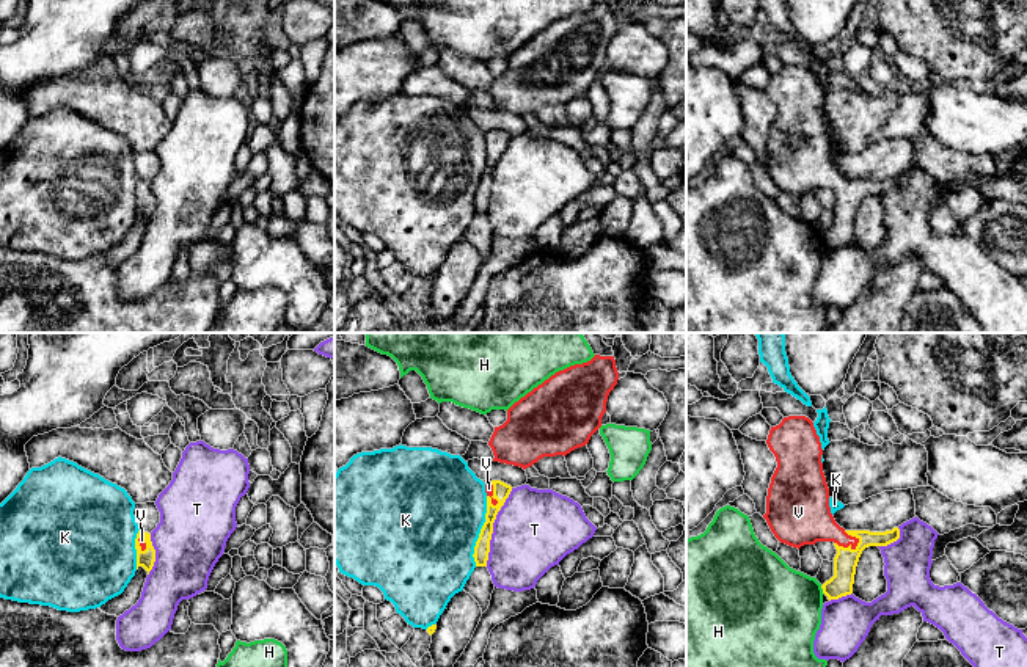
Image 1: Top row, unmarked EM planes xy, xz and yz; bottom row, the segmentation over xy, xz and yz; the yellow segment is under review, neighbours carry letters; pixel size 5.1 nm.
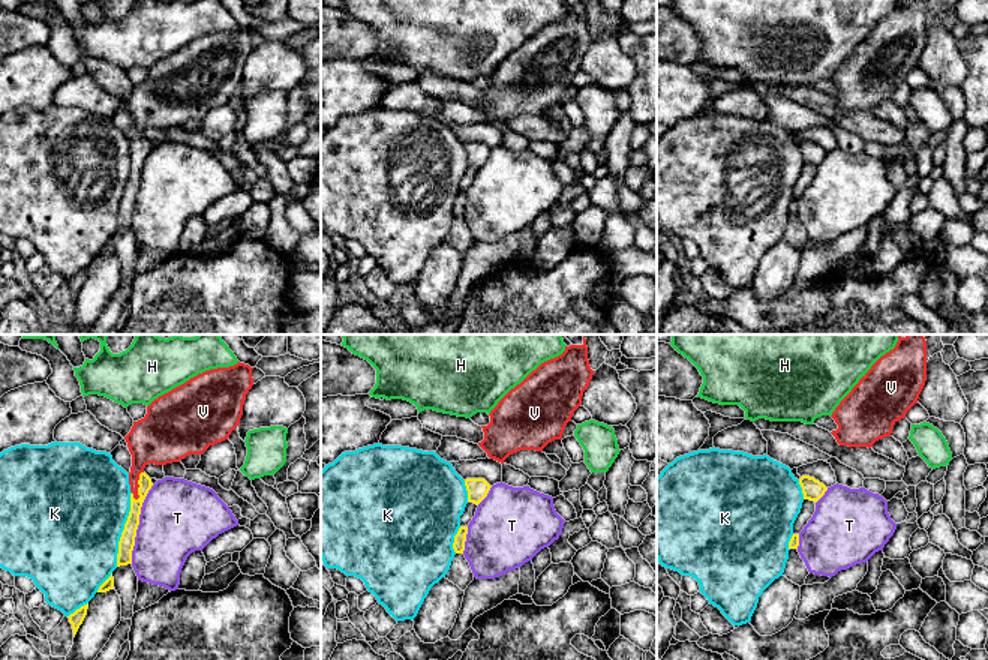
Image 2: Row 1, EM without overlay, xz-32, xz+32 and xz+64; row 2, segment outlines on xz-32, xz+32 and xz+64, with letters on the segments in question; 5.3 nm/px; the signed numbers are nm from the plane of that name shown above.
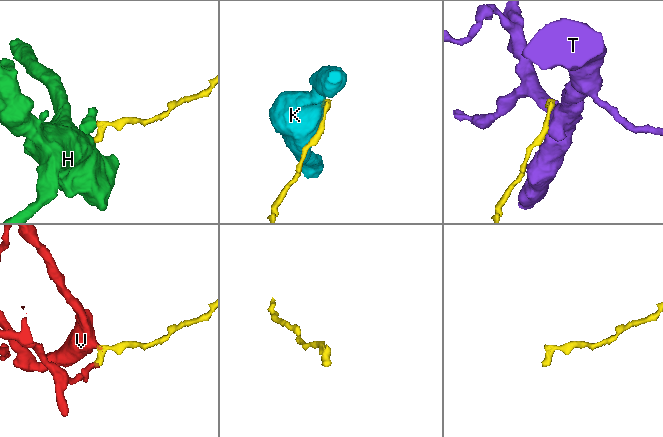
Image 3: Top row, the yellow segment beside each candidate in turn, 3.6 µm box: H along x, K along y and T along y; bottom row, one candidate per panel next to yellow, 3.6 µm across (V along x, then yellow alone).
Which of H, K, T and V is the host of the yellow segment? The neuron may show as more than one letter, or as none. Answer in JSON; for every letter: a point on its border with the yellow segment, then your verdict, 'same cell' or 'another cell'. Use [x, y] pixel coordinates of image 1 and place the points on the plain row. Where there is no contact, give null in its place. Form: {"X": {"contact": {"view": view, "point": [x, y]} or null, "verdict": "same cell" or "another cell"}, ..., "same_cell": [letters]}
{"H": {"contact": {"view": "yz", "point": [823, 239]}, "verdict": "another cell"}, "K": {"contact": {"view": "xz", "point": [476, 192]}, "verdict": "another cell"}, "T": {"contact": {"view": "xz", "point": [492, 176]}, "verdict": "another cell"}, "V": {"contact": {"view": "yz", "point": [848, 195]}, "verdict": "same cell"}, "same_cell": ["V"]}

